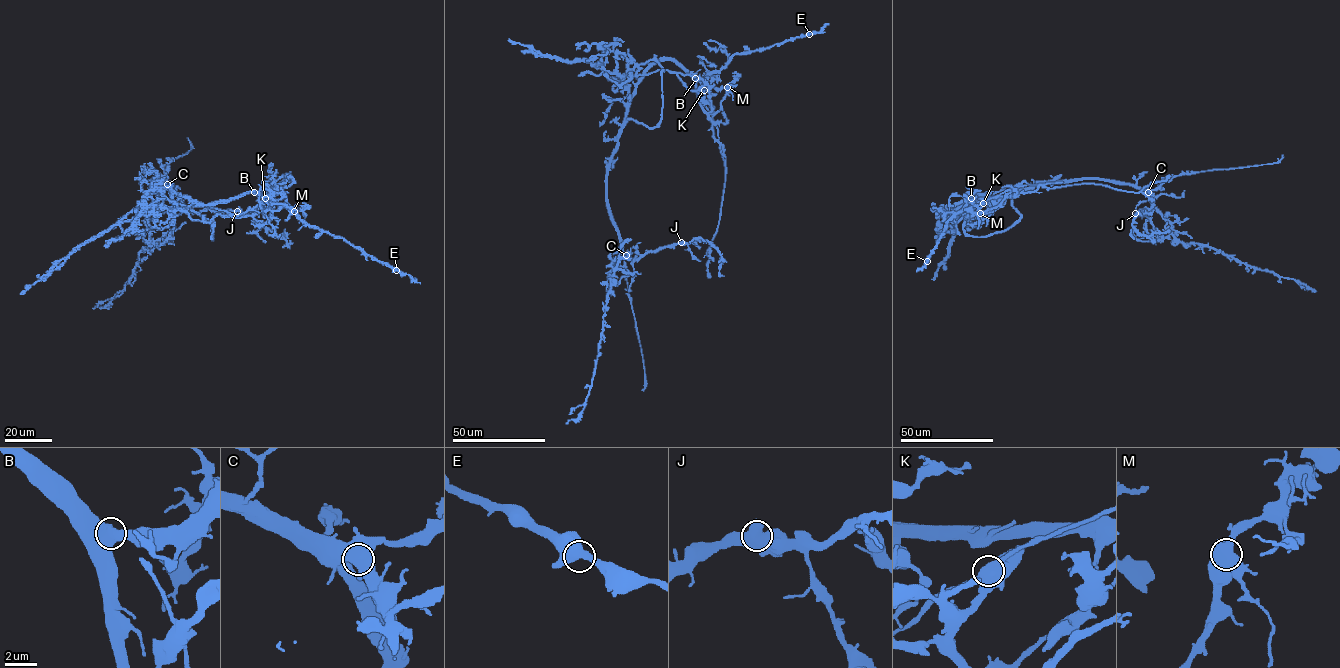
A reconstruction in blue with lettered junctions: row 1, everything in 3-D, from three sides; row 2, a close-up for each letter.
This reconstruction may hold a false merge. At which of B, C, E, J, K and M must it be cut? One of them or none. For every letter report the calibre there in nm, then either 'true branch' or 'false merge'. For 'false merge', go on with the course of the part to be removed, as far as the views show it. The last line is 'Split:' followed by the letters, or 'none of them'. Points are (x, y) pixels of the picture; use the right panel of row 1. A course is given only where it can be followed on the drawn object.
B: calibre 700 nm; true branch
C: calibre 700 nm; true branch
E: calibre 600 nm; true branch
J: calibre 700 nm; true branch
K: calibre 700 nm; false merge; course (983, 203), (966, 217), (964, 209), (968, 211), (967, 209), (952, 225), (954, 237), (943, 265)
M: calibre 650 nm; true branch
Split: K

